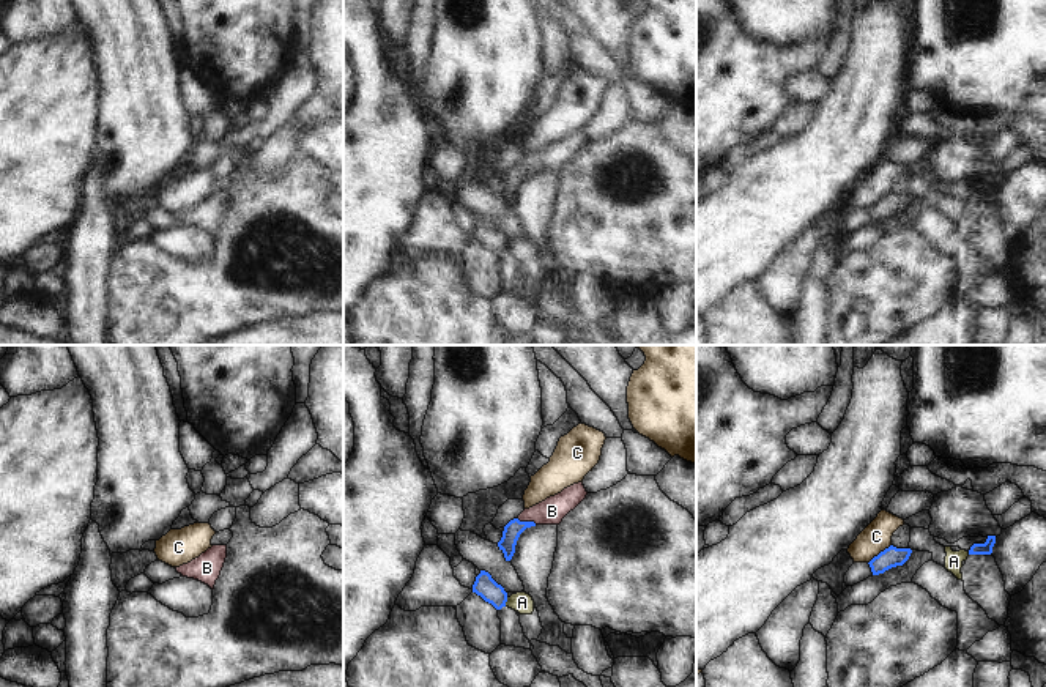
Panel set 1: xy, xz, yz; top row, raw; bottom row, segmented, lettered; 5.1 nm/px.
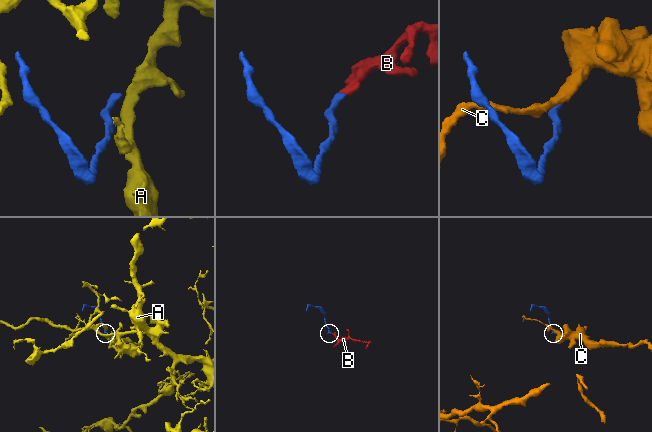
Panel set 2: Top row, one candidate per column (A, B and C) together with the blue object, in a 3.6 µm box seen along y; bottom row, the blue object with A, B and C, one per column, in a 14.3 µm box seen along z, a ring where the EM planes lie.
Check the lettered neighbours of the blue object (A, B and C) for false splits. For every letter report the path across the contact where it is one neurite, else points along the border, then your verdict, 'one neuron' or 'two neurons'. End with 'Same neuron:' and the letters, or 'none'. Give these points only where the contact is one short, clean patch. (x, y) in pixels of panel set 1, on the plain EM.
A: border xz (508, 245), (504, 252); two neurons
B: way xz (514, 175), (526, 169), (533, 163), (552, 158); one neuron
C: border yz (890, 191), (868, 210); two neurons
Same neuron: B

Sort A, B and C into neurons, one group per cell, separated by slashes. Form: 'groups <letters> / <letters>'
groups A / B / C

